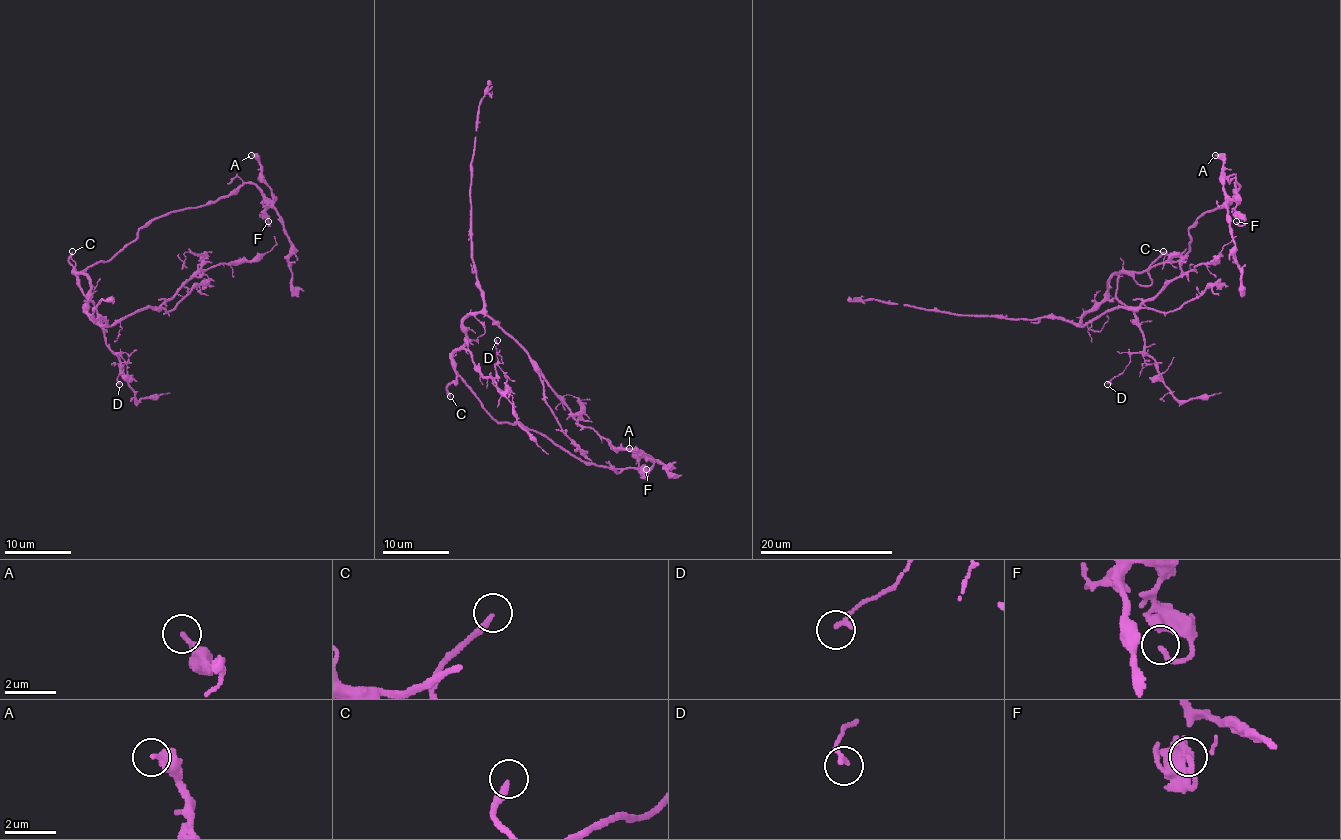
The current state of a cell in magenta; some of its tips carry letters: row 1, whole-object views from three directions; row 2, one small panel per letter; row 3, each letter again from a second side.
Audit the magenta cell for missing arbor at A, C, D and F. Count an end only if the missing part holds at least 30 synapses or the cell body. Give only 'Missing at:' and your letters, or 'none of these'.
Missing at: C

